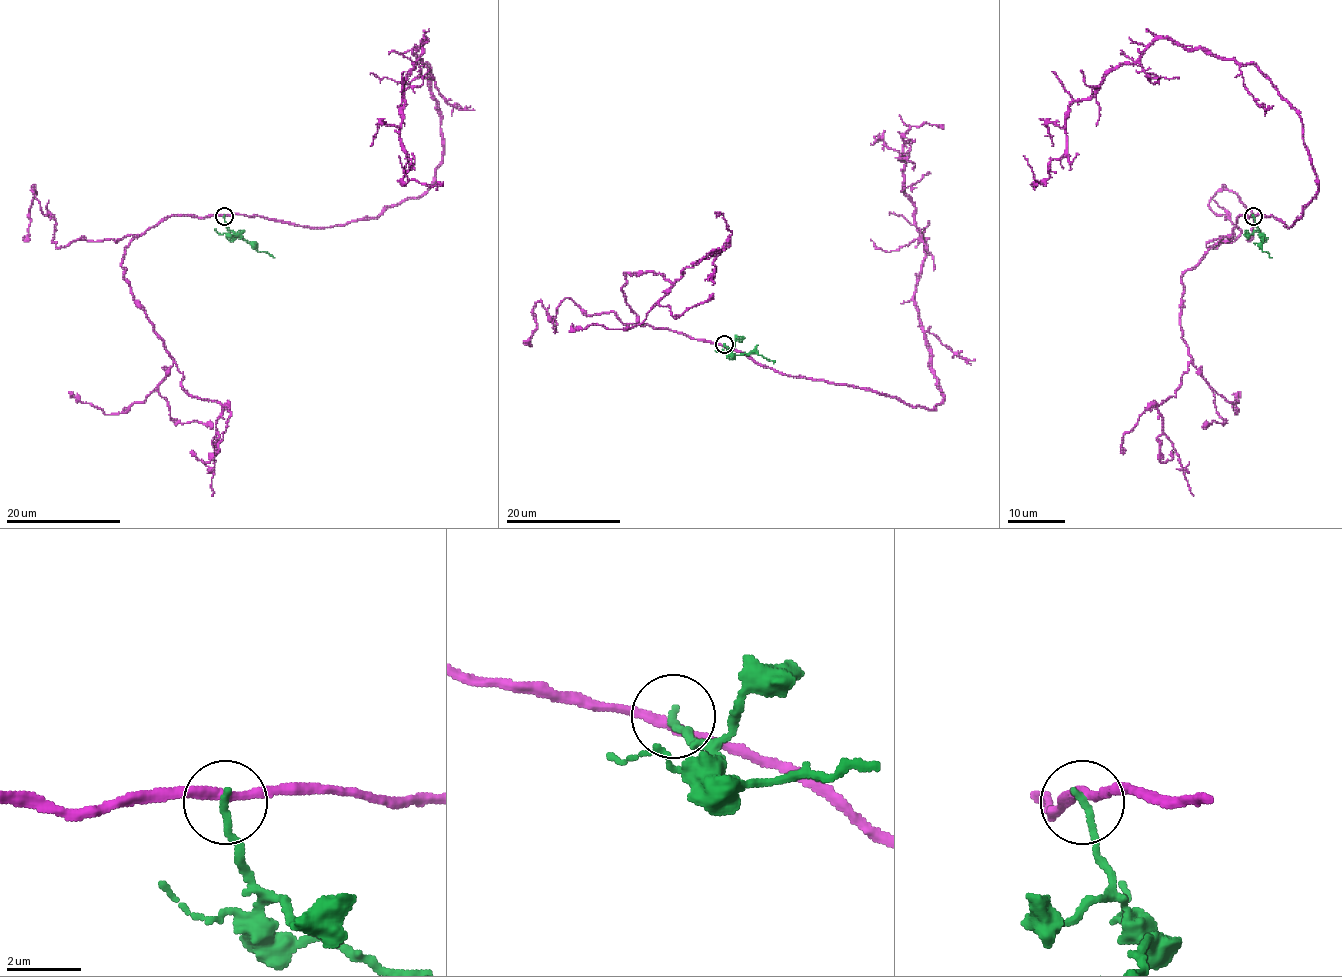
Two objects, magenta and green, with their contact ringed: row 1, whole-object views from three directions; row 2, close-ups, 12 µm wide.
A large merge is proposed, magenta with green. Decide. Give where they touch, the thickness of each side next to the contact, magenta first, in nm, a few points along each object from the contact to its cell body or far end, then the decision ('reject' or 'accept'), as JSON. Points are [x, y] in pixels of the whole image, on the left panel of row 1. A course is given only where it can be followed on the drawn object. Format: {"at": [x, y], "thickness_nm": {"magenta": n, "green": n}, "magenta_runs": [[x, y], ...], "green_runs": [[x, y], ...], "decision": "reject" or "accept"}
{"at": [224, 216], "thickness_nm": {"magenta": 240, "green": 200}, "magenta_runs": [[224, 216], [331, 227], [420, 197], [443, 147], [413, 53], [424, 38], [404, 84], [403, 180], [443, 181]], "green_runs": [[224, 216], [226, 226], [233, 236], [250, 241], [257, 250], [274, 257]], "decision": "reject"}

